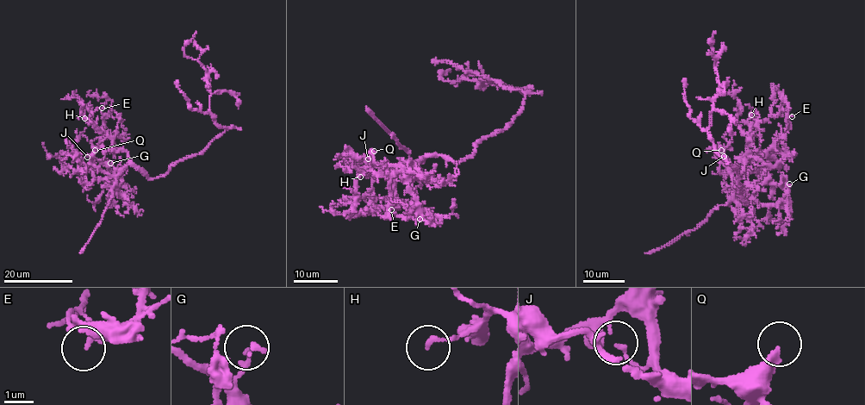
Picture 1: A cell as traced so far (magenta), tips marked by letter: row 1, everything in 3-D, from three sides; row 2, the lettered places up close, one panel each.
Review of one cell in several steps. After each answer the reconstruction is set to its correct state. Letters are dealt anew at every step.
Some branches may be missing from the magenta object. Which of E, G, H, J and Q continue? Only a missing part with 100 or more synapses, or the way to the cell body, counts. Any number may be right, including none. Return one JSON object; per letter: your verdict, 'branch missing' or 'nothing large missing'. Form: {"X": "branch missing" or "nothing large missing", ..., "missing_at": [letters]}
{"E": "nothing large missing", "G": "nothing large missing", "H": "nothing large missing", "J": "nothing large missing", "Q": "branch missing", "missing_at": ["Q"]}

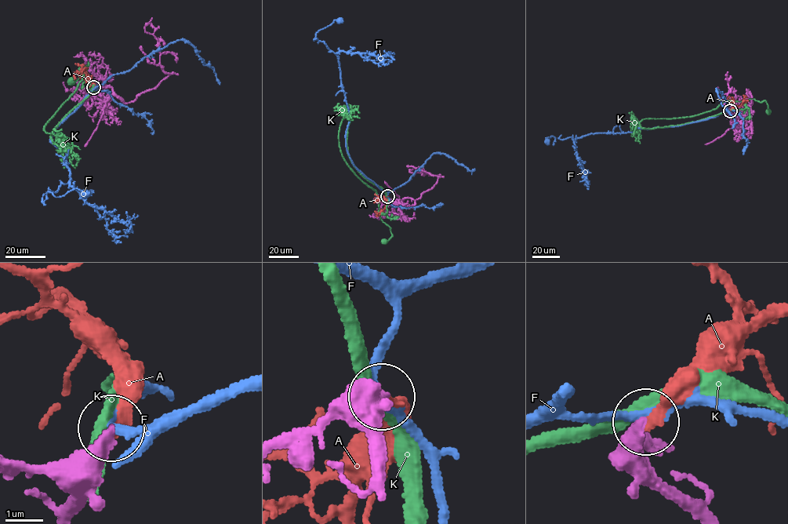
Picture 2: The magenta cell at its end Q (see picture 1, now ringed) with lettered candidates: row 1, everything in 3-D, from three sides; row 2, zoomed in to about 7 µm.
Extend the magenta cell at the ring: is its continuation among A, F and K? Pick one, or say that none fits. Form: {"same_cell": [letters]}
{"same_cell": ["A"]}

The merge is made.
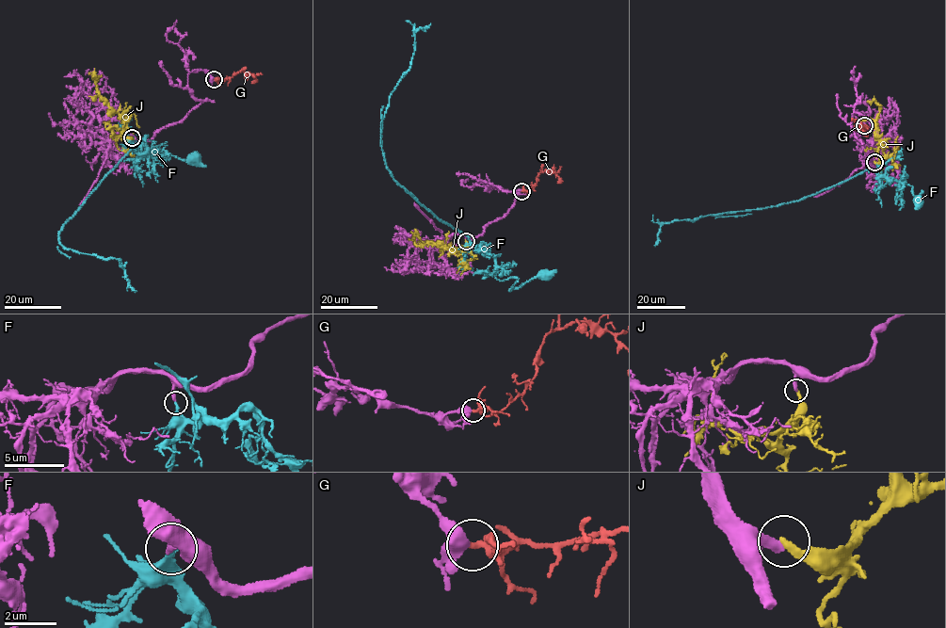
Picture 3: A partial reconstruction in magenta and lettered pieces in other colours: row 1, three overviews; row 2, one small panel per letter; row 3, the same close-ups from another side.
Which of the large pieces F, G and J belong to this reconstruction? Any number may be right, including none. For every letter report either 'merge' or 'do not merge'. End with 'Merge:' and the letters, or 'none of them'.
F: merge
G: do not merge
J: do not merge
Merge: F

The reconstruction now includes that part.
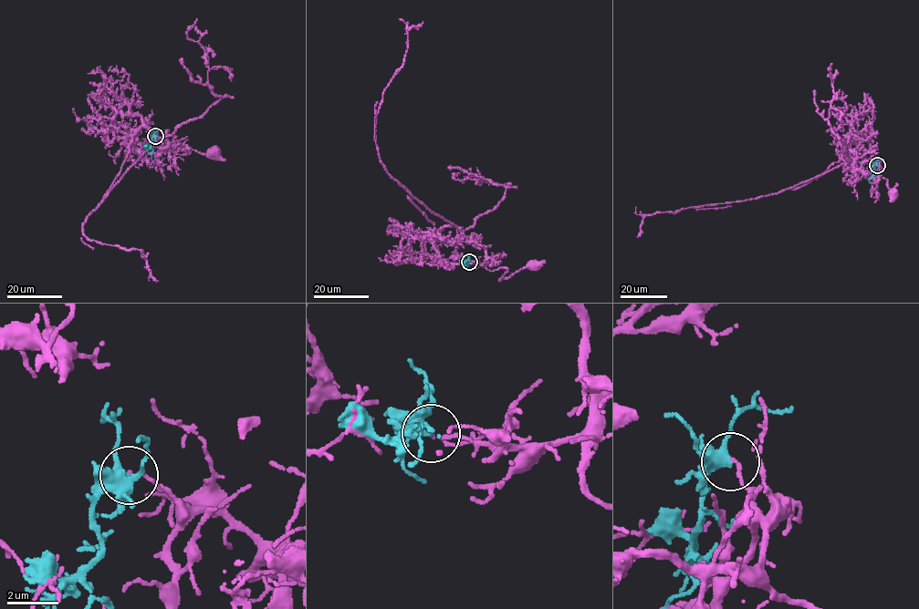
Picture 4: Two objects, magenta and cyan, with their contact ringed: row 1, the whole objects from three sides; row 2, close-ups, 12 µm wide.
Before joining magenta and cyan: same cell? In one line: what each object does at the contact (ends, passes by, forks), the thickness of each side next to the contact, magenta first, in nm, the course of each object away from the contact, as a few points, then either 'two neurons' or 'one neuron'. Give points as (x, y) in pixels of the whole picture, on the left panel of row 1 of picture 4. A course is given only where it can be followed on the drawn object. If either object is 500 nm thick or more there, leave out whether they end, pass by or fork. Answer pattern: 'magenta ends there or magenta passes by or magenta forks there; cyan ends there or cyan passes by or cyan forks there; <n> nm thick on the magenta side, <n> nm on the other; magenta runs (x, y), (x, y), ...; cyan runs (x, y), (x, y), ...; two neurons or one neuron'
magenta ends there; cyan passes by; 90 nm thick on the magenta side, 340 nm on the other; magenta runs (155, 136), (164, 139), (169, 142), (167, 146), (186, 152), (179, 154), (176, 149), (187, 148), (214, 155); cyan runs (155, 136), (151, 147), (153, 150), (151, 160); two neurons

